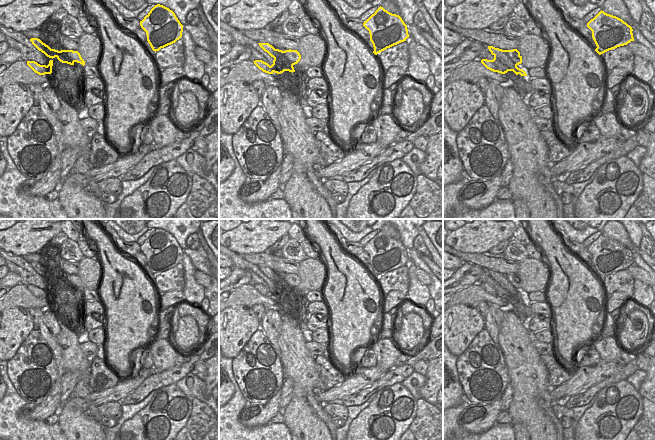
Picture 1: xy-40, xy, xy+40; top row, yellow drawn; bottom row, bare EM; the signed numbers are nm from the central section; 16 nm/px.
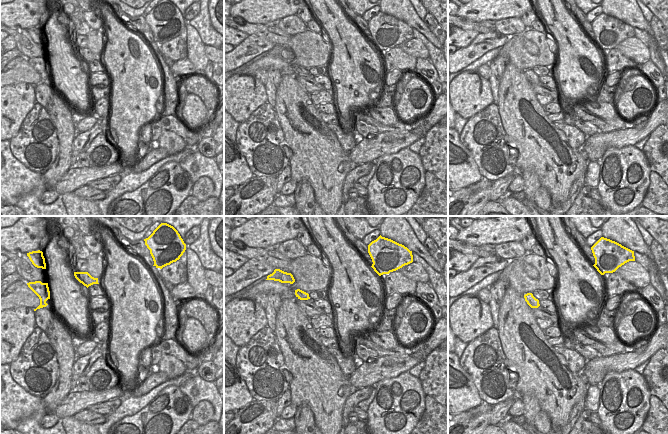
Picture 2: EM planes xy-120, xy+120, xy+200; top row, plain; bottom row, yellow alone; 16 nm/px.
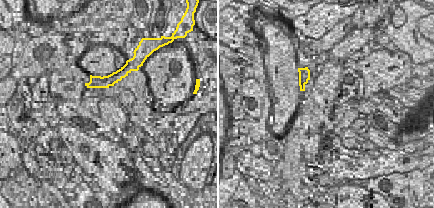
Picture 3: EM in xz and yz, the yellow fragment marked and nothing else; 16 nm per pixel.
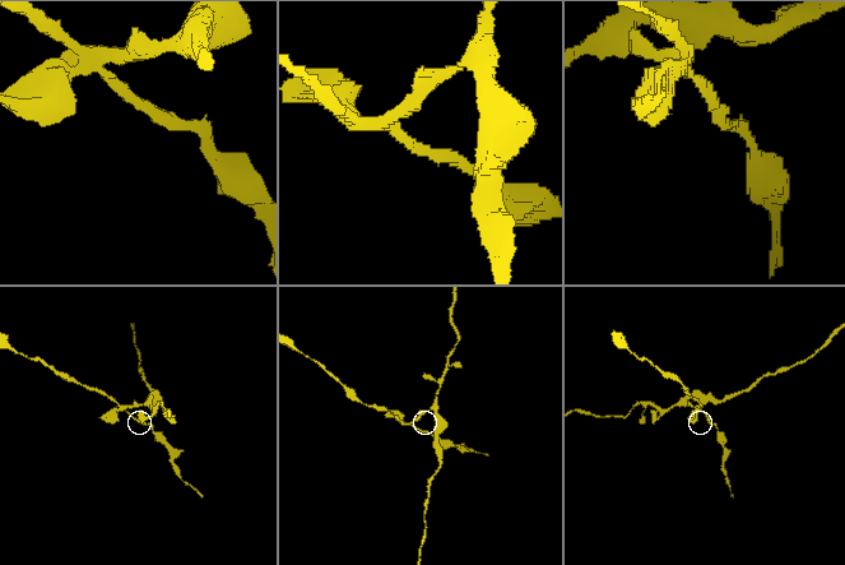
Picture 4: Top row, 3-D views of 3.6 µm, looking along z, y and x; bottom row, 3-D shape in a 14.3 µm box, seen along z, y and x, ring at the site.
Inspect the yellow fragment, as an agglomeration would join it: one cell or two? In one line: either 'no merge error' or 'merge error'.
merge error

